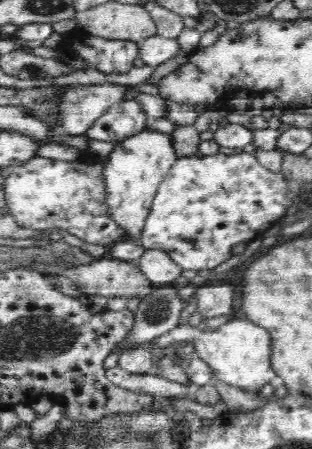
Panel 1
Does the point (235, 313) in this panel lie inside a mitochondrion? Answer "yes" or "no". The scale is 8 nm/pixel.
no

